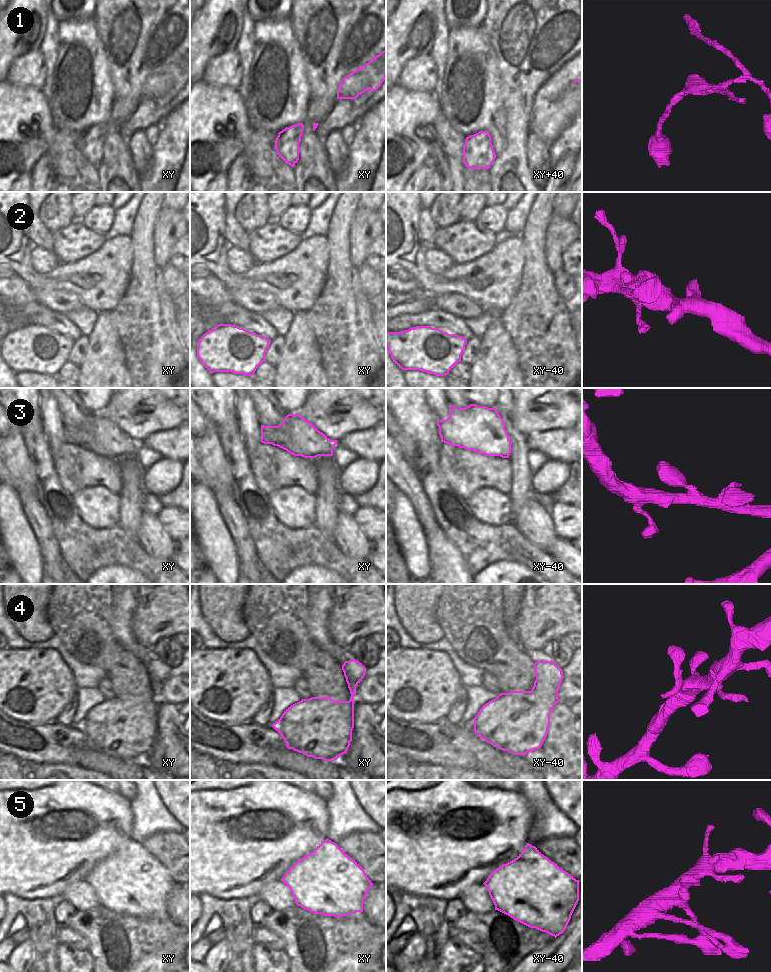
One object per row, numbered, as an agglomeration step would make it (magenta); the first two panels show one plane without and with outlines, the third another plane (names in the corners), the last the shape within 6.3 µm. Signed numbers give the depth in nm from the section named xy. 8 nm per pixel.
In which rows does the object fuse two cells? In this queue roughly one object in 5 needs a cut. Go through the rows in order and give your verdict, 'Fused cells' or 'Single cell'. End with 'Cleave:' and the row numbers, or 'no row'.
1: Fused cells
2: Single cell
3: Single cell
4: Single cell
5: Single cell
Cleave: 1

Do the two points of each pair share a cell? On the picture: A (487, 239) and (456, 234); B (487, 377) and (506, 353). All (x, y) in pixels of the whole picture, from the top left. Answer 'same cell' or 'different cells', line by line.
A: same cell
B: same cell

